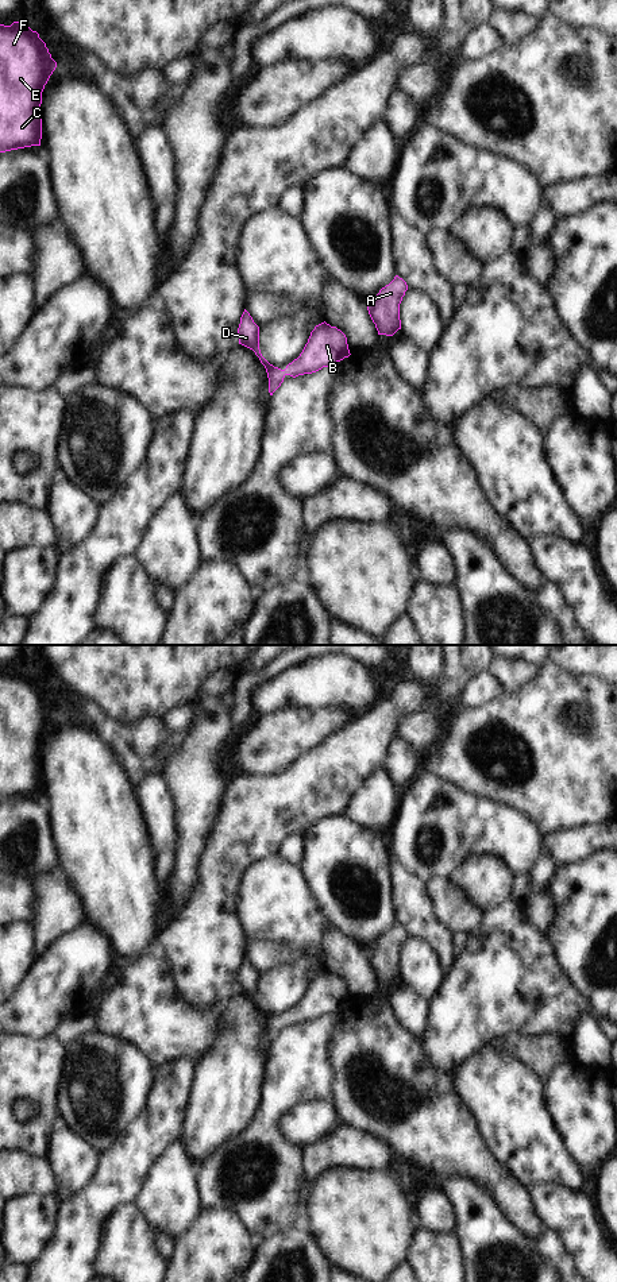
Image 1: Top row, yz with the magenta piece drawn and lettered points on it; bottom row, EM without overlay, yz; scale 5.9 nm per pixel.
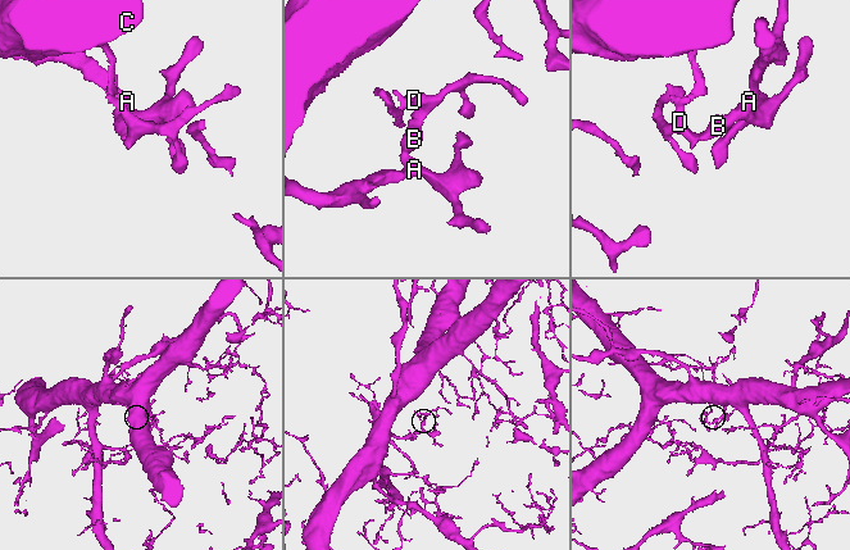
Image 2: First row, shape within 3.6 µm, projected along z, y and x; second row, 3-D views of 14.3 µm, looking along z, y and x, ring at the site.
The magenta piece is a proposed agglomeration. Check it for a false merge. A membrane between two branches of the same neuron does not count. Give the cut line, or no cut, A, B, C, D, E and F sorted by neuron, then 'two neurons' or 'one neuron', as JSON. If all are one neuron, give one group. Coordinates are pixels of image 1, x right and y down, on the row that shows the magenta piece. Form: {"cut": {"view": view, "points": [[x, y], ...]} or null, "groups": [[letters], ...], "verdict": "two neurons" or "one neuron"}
{"cut": null, "groups": [["A", "B", "C", "D", "E", "F"]], "verdict": "one neuron"}

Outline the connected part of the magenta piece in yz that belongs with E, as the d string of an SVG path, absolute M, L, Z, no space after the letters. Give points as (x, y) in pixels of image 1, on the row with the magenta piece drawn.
M19 22L0 24L0 152L41 146L42 92L55 67L36 31Z

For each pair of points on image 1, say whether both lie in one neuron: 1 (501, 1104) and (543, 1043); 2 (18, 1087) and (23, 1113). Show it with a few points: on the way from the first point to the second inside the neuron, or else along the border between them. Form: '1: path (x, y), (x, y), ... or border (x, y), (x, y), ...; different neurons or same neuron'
1: border (500, 1047), (529, 1066), (544, 1081); different neurons
2: border (14, 1103), (31, 1099), (41, 1113); different neurons

